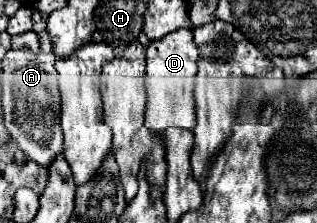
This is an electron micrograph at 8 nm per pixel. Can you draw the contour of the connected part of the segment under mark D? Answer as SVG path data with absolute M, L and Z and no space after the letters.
M179 28L171 34L167 34L161 40L153 40L147 48L147 74L155 80L147 80L147 112L145 112L145 126L149 130L155 130L161 134L163 130L177 126L177 128L195 128L195 100L193 100L193 76L197 72L197 56L199 50L193 42L193 32L189 28Z

